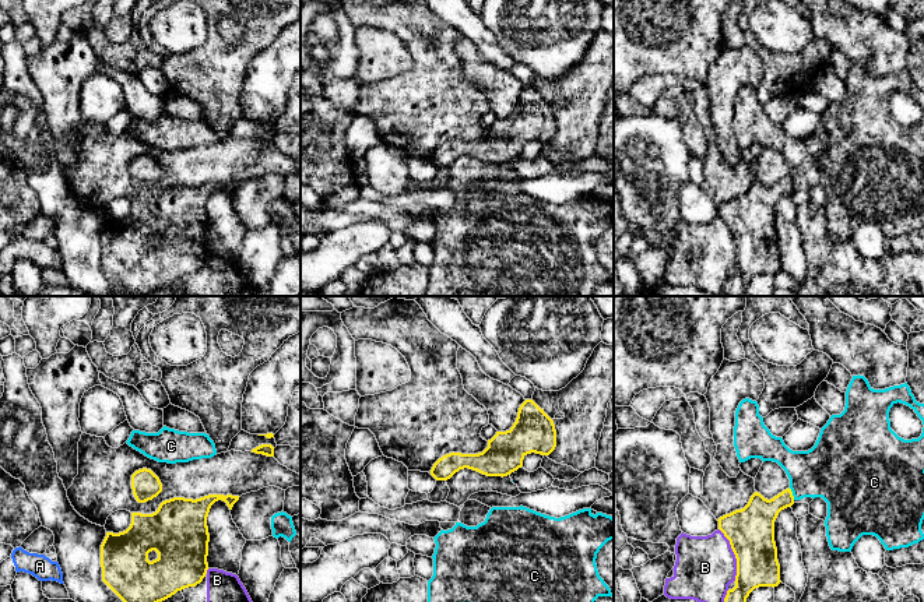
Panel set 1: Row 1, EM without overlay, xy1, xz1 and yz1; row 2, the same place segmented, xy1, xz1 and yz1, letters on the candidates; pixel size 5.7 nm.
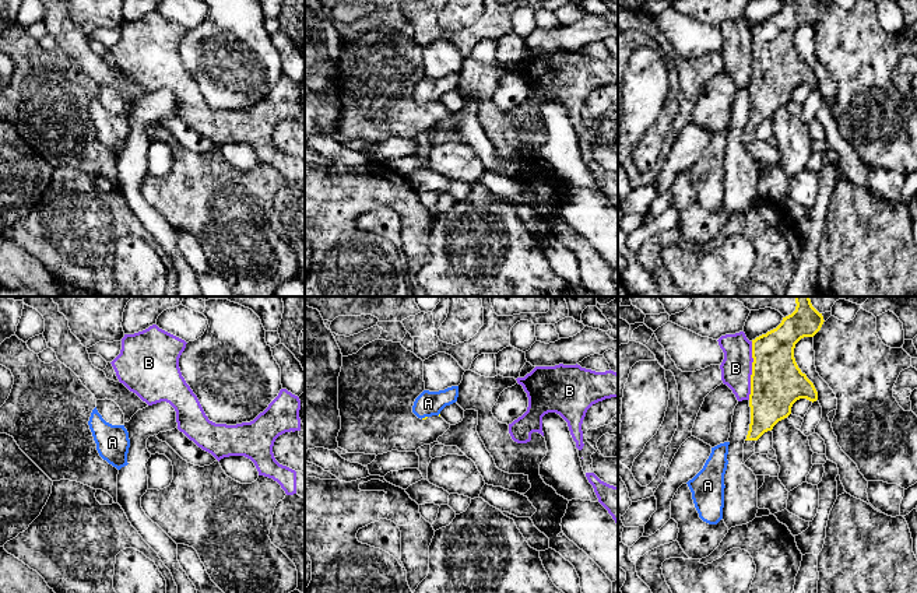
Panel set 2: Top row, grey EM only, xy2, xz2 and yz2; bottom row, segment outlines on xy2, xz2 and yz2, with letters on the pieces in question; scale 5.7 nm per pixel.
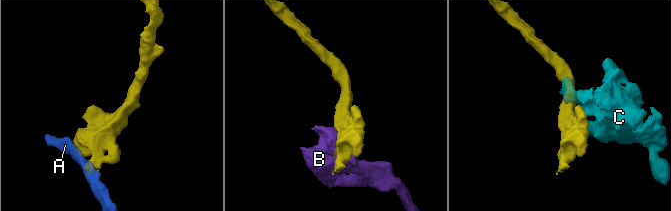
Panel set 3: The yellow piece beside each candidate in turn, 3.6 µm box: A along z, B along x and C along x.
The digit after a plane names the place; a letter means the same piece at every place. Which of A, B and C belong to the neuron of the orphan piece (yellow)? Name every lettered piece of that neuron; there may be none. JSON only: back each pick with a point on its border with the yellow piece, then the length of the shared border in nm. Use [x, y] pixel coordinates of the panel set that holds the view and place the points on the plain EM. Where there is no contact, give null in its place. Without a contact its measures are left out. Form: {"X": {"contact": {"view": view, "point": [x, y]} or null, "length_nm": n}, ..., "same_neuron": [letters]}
{"same_neuron": []}

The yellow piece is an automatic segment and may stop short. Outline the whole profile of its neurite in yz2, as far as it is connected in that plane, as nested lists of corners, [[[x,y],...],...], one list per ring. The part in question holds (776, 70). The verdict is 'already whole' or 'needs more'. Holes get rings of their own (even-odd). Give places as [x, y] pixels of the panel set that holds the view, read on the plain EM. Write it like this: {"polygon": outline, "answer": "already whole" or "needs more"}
{"polygon": [[[791,0],[781,10],[752,27],[752,62],[751,62],[751,110],[744,130],[744,148],[755,141],[756,127],[773,113],[791,101],[793,91],[800,85],[818,87],[814,70],[798,55],[794,45],[795,31],[804,24],[814,24],[823,11],[822,0]]], "answer": "needs more"}

